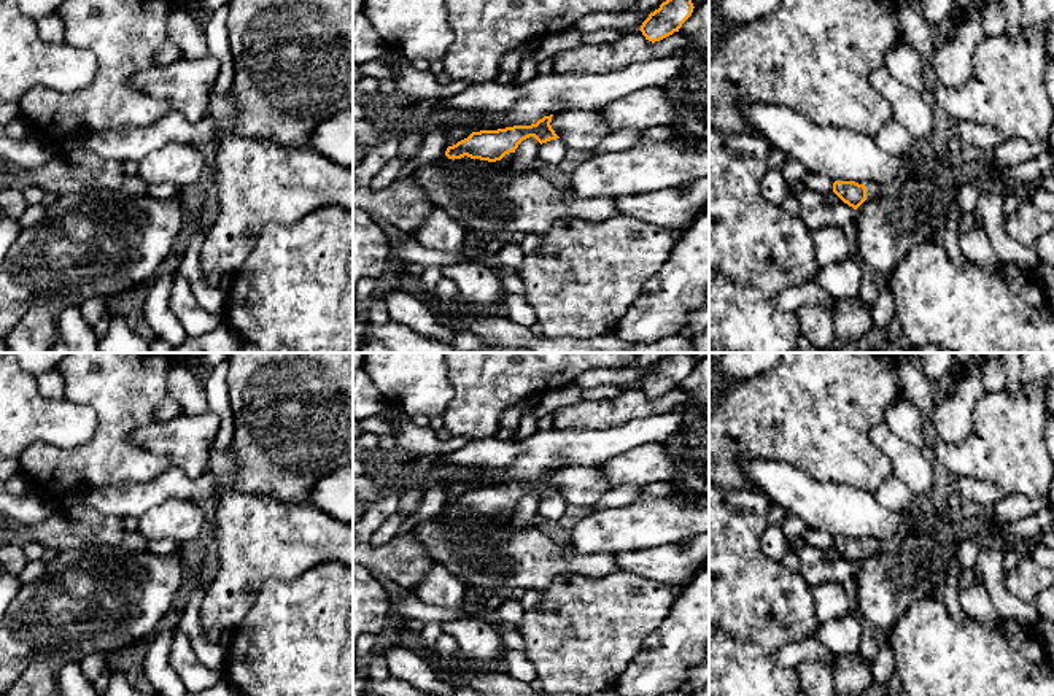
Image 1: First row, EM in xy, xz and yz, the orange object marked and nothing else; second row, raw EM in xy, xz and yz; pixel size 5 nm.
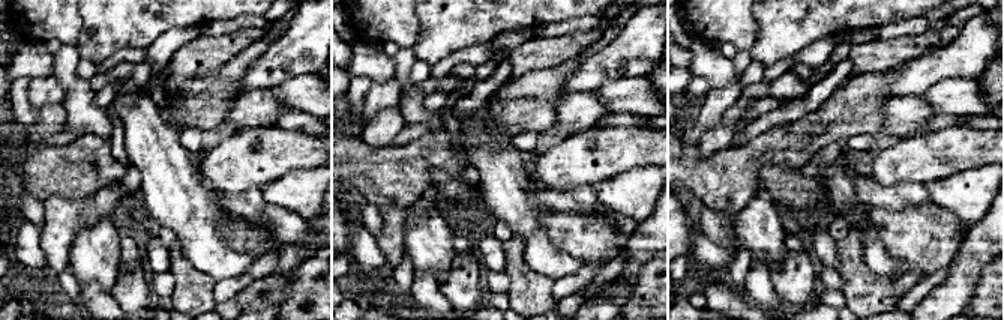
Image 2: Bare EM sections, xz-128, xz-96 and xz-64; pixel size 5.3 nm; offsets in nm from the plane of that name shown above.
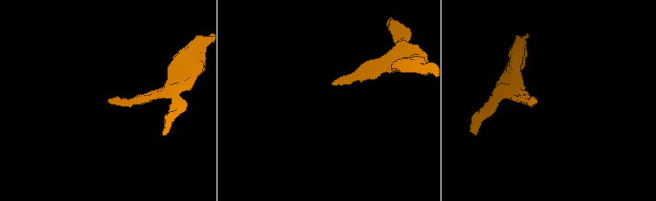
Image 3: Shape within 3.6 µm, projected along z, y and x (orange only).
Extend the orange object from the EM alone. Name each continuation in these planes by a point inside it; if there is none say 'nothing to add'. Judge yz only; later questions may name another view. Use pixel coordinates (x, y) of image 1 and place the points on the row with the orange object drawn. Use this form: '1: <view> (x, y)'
1: yz (871, 188)

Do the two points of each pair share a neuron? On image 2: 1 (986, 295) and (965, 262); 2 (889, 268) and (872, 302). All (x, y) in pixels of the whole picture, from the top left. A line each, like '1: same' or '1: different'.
1: different
2: different

